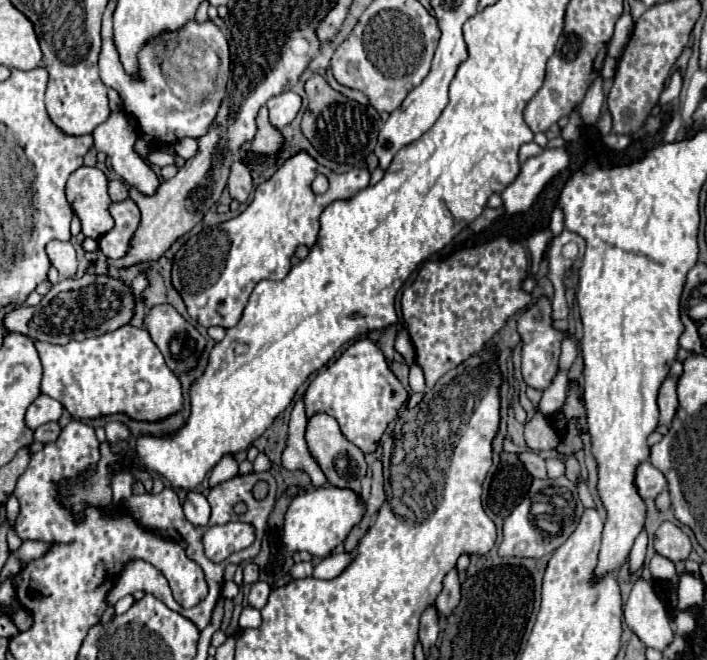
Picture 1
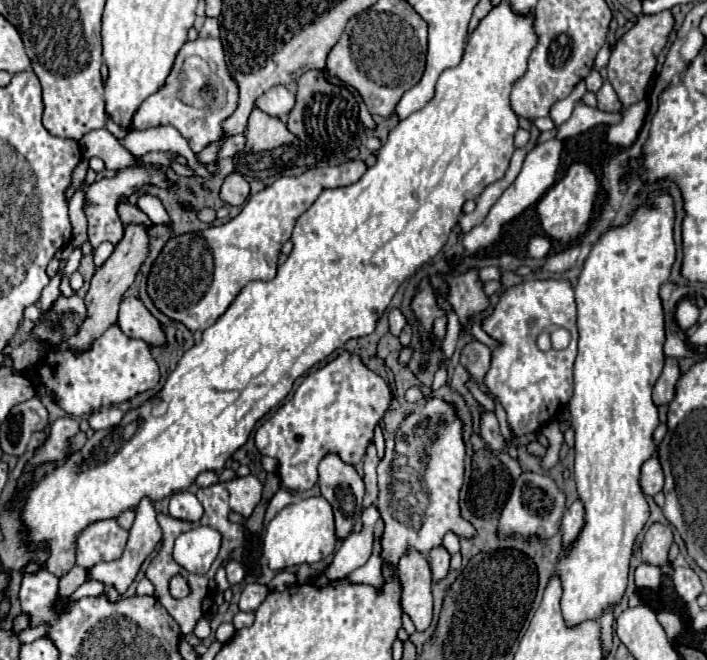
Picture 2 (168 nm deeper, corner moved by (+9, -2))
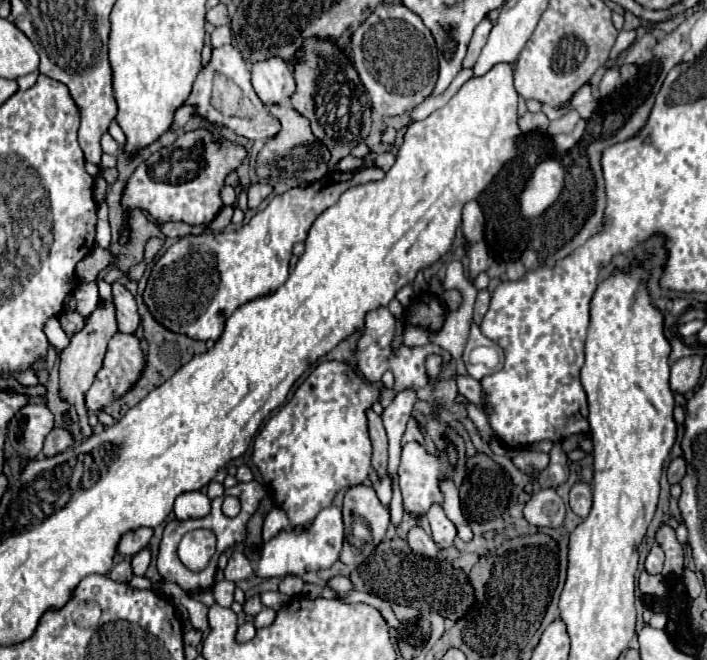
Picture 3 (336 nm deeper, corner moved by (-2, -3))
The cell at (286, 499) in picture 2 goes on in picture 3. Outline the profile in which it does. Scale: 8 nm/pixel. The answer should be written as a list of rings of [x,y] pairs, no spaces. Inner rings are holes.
[[[273,509],[269,511],[269,515],[265,517],[265,523],[263,523],[263,541],[271,541],[277,533],[285,531],[289,527],[289,521],[287,521],[287,515],[285,511],[281,509]]]

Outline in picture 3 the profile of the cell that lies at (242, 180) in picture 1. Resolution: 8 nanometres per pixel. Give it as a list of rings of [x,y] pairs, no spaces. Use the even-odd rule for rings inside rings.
[[[253,183],[249,187],[249,209],[257,209],[261,205],[263,199],[267,199],[273,193],[271,185],[261,185],[261,183]]]

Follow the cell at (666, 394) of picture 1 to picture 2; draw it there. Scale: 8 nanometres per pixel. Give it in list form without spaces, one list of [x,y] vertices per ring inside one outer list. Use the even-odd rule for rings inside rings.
[[[666,358],[664,370],[658,378],[658,382],[654,384],[654,404],[662,406],[662,404],[670,404],[670,400],[674,398],[674,384],[680,376],[680,368],[678,368],[678,360],[676,358]]]

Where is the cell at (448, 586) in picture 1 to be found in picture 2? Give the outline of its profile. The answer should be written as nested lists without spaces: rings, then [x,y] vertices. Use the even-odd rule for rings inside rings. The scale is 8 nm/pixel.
[[[434,548],[430,552],[430,568],[432,568],[434,582],[440,582],[442,578],[446,578],[450,568],[450,554],[444,548]]]

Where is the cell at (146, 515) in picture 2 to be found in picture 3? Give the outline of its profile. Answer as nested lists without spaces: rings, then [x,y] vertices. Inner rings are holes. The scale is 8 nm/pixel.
[[[147,549],[139,551],[139,553],[133,557],[133,561],[131,561],[133,573],[135,573],[135,575],[145,575],[145,571],[147,571],[147,567],[149,567],[149,559],[151,559],[151,555],[149,555]]]

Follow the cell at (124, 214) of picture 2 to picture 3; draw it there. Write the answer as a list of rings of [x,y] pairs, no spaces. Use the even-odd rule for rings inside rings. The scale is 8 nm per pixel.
[[[167,223],[161,227],[165,237],[185,237],[185,235],[201,235],[205,233],[205,225],[185,225],[185,223]]]

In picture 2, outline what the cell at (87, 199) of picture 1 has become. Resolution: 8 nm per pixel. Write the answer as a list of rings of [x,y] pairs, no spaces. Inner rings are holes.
[[[132,166],[132,168],[126,168],[124,172],[118,172],[114,178],[102,178],[94,184],[86,184],[84,186],[84,214],[86,214],[86,220],[88,220],[88,240],[90,244],[96,248],[100,246],[104,240],[112,242],[112,244],[118,244],[122,234],[124,234],[124,226],[116,214],[116,204],[122,200],[122,198],[128,198],[130,194],[134,192],[140,192],[146,184],[156,184],[156,186],[168,186],[168,182],[164,180],[164,176],[158,172],[158,170],[152,170],[148,166]]]

